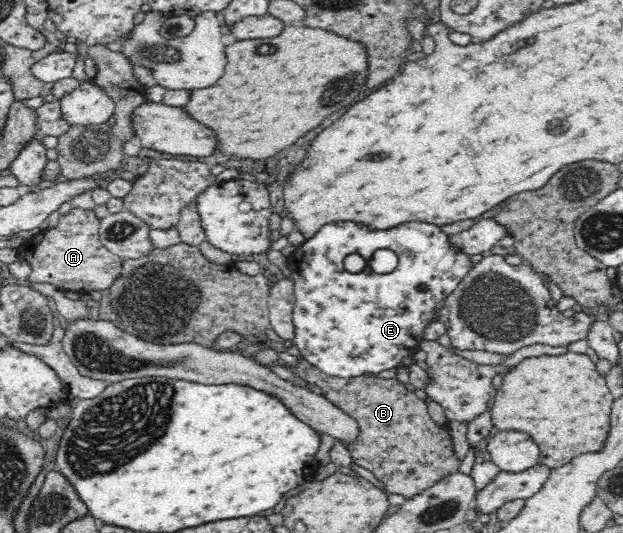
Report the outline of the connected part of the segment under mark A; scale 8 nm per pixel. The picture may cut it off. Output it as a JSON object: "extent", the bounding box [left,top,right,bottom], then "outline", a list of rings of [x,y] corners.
{"extent":[17,208,124,293],"outline":[[[72,208],[60,216],[59,223],[52,229],[41,231],[19,246],[17,251],[31,264],[31,283],[52,283],[59,290],[79,293],[111,288],[122,273],[124,259],[114,255],[99,239],[99,217],[93,209]]]}

